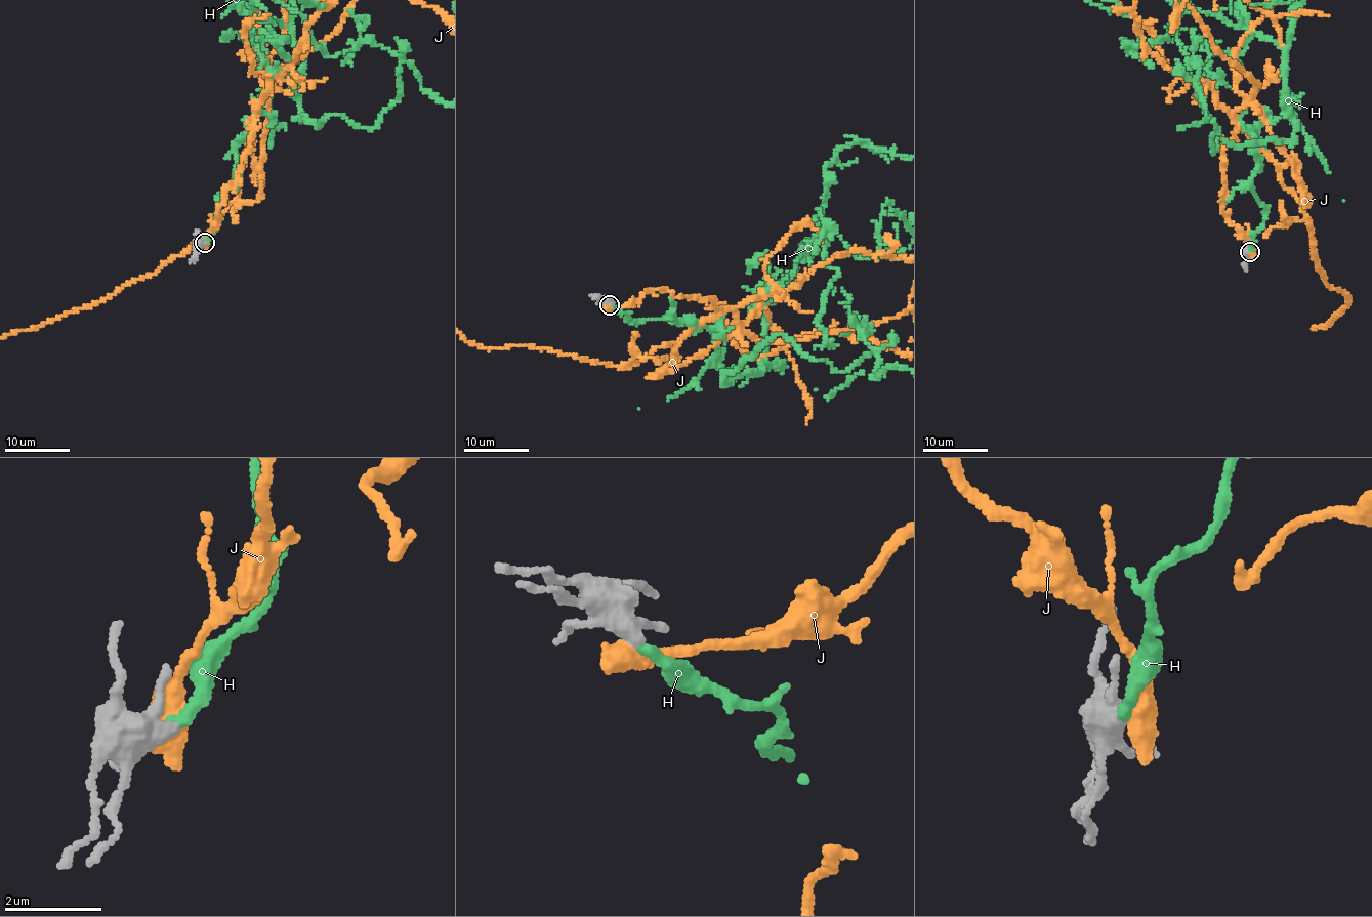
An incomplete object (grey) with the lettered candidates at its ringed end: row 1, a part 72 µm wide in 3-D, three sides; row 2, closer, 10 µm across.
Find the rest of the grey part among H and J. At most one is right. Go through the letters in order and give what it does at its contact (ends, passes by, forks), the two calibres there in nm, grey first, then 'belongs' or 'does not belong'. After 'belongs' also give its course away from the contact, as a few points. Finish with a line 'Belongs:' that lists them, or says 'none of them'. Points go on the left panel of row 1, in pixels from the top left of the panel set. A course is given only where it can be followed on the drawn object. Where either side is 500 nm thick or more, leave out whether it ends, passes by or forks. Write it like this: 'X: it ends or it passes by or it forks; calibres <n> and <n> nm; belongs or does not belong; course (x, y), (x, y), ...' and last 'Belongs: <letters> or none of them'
H: it ends; calibres 320 and 240 nm; belongs
J: calibres 340 and 600 nm; does not belong
Belongs: H

